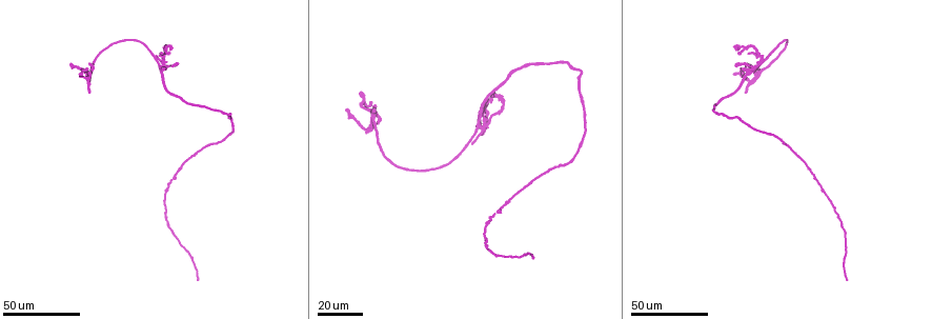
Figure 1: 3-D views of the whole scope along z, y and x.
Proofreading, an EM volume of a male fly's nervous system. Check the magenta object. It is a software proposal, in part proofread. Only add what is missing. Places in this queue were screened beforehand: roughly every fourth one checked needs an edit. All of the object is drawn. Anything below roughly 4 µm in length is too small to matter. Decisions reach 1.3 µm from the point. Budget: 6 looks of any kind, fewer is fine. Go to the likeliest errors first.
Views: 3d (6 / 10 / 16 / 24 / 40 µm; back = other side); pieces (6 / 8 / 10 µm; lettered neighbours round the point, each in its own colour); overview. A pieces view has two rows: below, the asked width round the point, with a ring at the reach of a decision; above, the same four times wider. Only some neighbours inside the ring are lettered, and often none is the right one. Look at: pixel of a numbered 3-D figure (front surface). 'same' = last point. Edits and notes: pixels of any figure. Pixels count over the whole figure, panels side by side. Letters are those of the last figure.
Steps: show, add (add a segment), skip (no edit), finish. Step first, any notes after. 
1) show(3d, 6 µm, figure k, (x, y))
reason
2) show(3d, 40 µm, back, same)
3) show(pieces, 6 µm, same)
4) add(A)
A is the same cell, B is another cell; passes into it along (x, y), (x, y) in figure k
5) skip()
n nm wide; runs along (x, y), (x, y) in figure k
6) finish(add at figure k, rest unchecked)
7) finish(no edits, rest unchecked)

show(3d, 24 µm, figure 1, (162, 54))
branch stops here

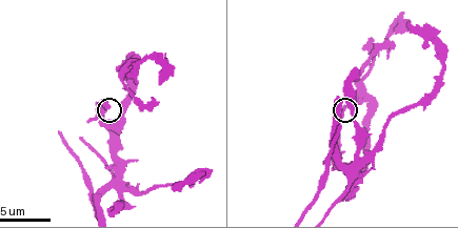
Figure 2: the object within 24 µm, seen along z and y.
show(pieces, 10 µm, figure 2, (345, 109))

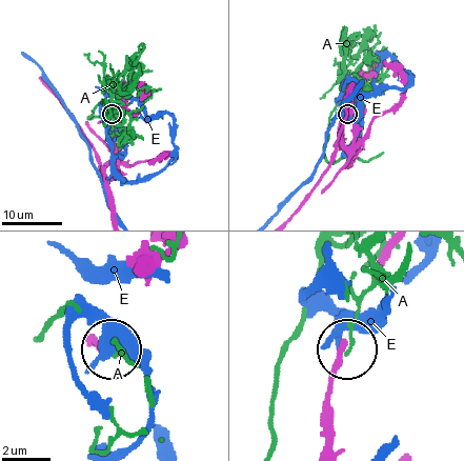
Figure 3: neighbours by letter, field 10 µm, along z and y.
skip()
A and E are other cells; runs along (327, 448), (327, 382), (344, 354) in figure 3; none of them fits

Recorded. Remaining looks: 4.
show(3d, 24 µm, figure 1, (198, 280))
end of a long branch

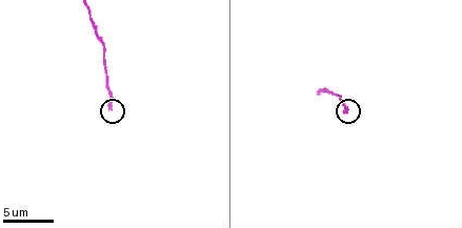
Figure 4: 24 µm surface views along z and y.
show(pieces, 10 µm, figure 4, (346, 112))

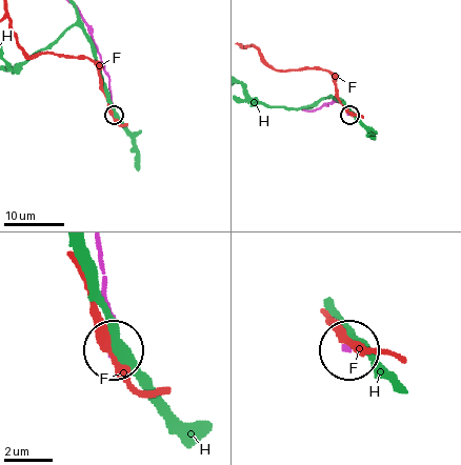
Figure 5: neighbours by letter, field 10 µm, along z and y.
skip()
200 nm wide; F and H are other cells; runs along (86, 25), (108, 78), (114, 114) in figure 5; no lettered segment goes on from it

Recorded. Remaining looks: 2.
show(3d, 24 µm, figure 1, (372, 108))
an open end

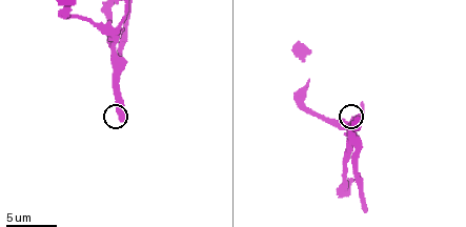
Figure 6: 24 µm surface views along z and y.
show(pieces, 10 µm, figure 6, (358, 119))

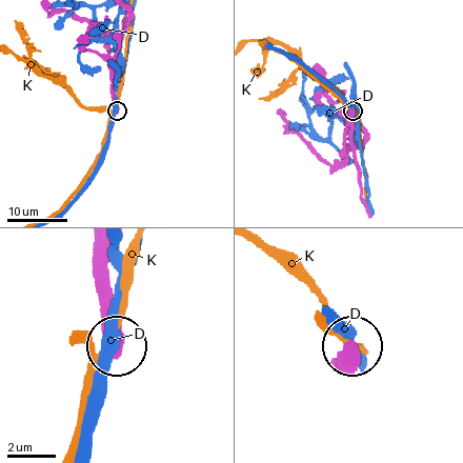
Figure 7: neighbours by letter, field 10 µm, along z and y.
skip()
D and K are other cells; runs along (360, 179), (350, 140), (351, 111) in figure 7; none of them fits

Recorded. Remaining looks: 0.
finish(no edits, rest unchecked)

